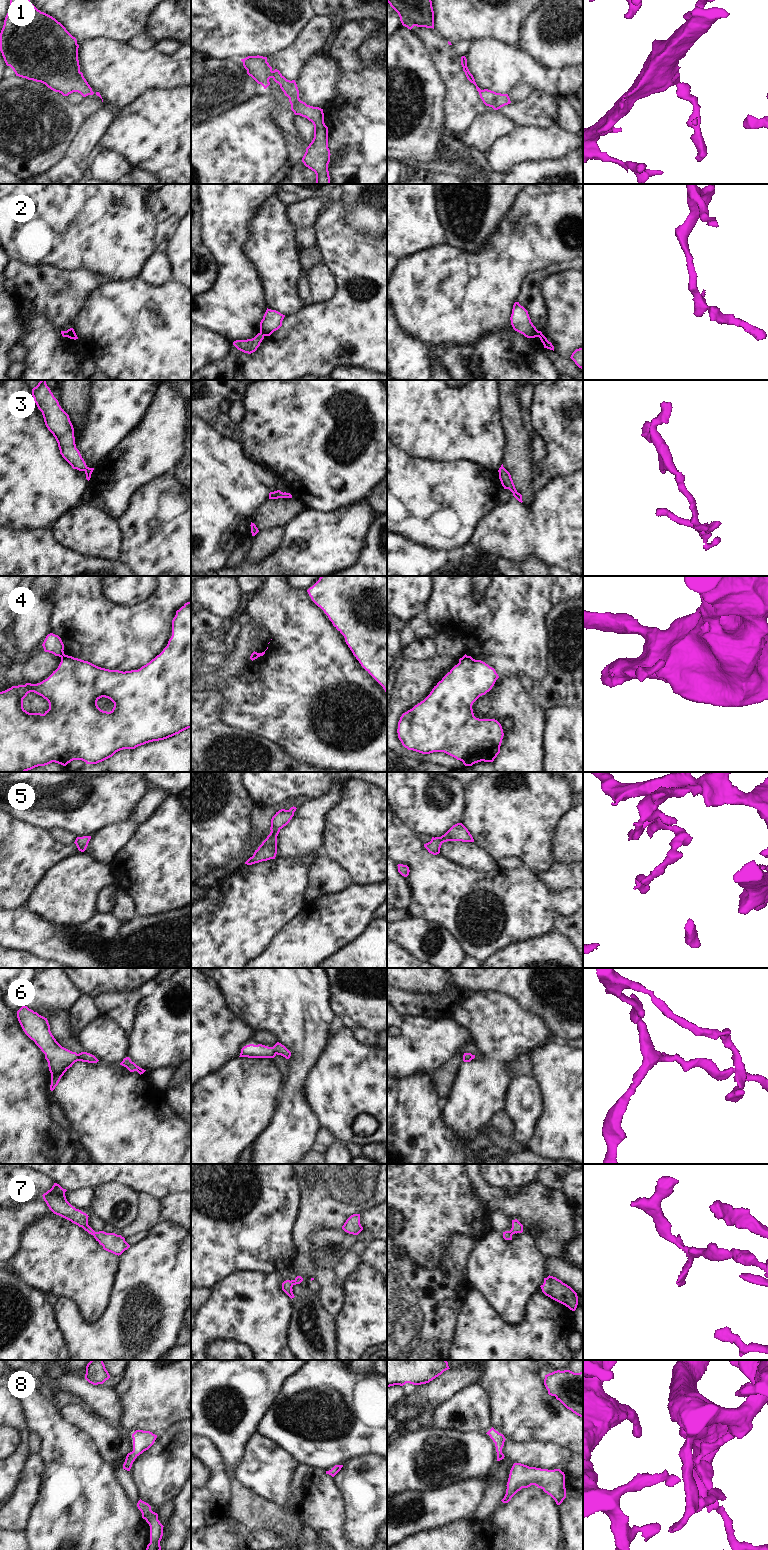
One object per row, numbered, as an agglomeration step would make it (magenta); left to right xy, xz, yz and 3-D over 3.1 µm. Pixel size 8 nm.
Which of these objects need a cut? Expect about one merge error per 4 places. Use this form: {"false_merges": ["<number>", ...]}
{"false_merges": ["2", "4"]}

